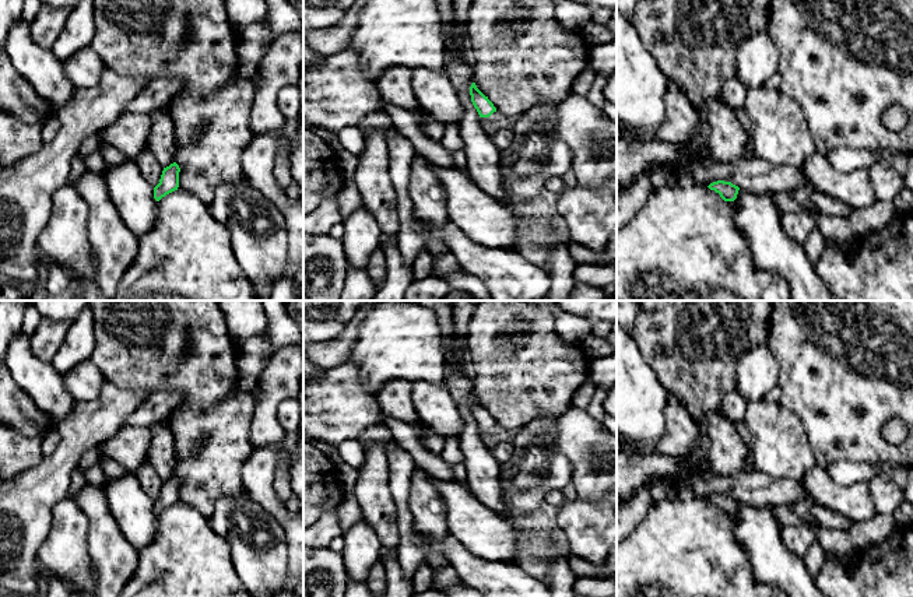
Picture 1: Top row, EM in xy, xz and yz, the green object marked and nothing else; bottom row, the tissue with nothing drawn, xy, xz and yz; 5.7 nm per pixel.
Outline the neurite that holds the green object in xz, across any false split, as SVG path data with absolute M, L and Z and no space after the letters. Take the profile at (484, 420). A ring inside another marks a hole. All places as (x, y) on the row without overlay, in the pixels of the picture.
M475 396L470 400L471 415L480 428L480 438L484 445L492 450L501 442L515 440L515 432L501 426L494 417L485 410L475 398Z

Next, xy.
M176 475L164 481L159 496L154 501L154 512L159 515L166 508L178 503L180 481Z

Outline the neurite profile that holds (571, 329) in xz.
M529 301L542 306L554 315L554 331L565 343L582 345L591 334L591 323L583 317L562 310L554 301Z

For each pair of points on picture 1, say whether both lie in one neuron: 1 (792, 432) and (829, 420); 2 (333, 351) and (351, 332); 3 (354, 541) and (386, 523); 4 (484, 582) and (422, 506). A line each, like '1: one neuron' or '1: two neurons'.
1: two neurons
2: one neuron
3: two neurons
4: two neurons

